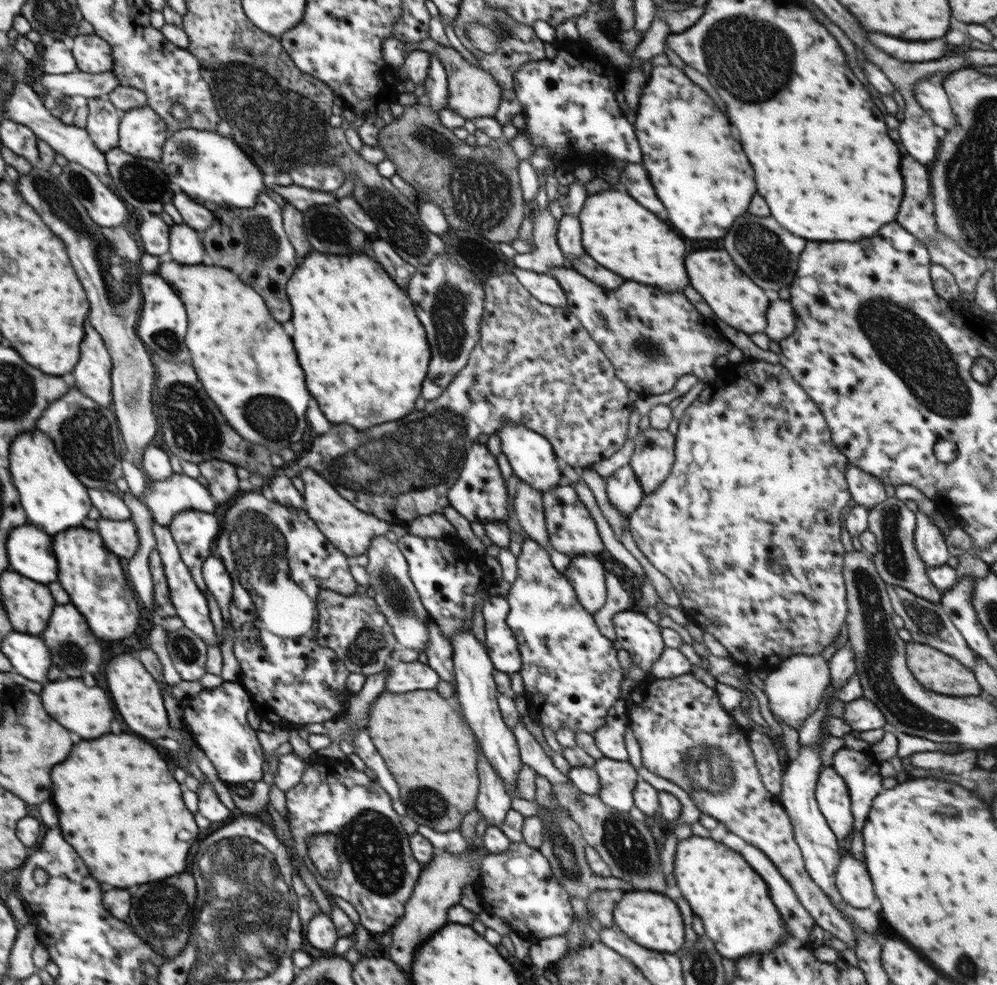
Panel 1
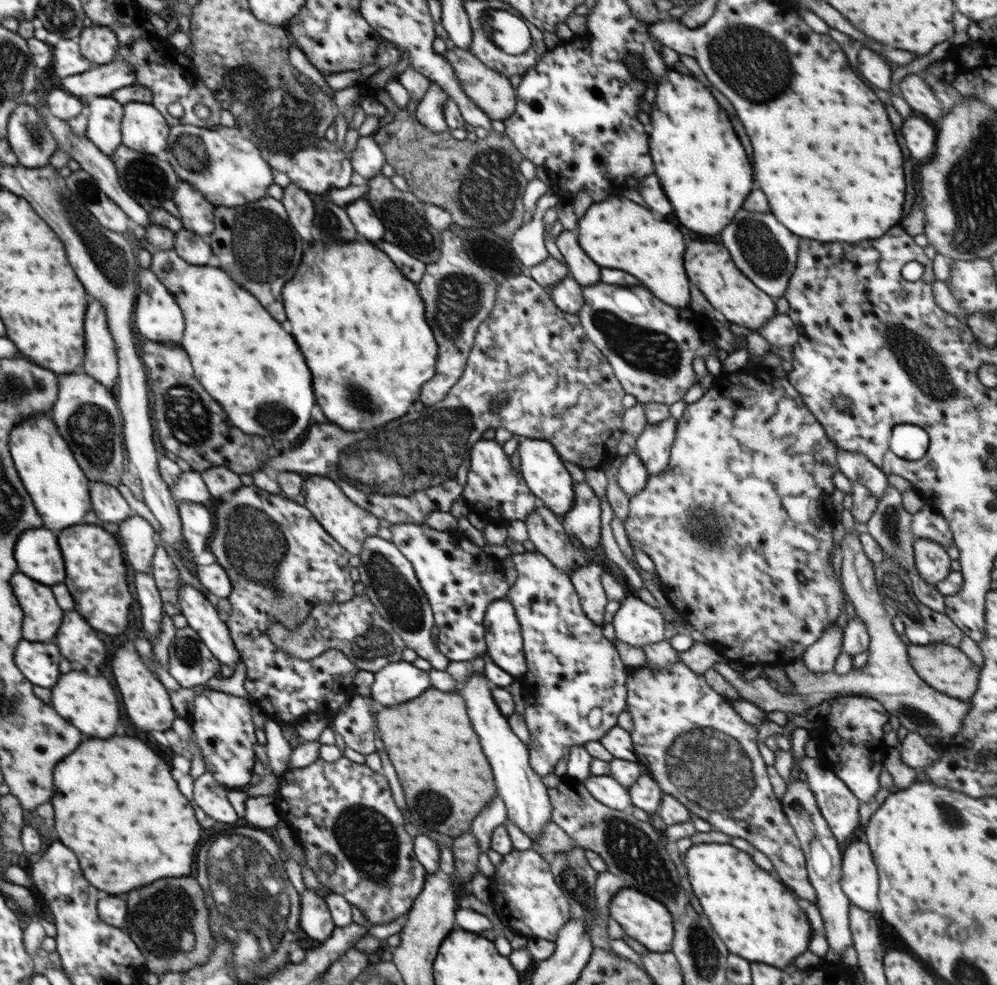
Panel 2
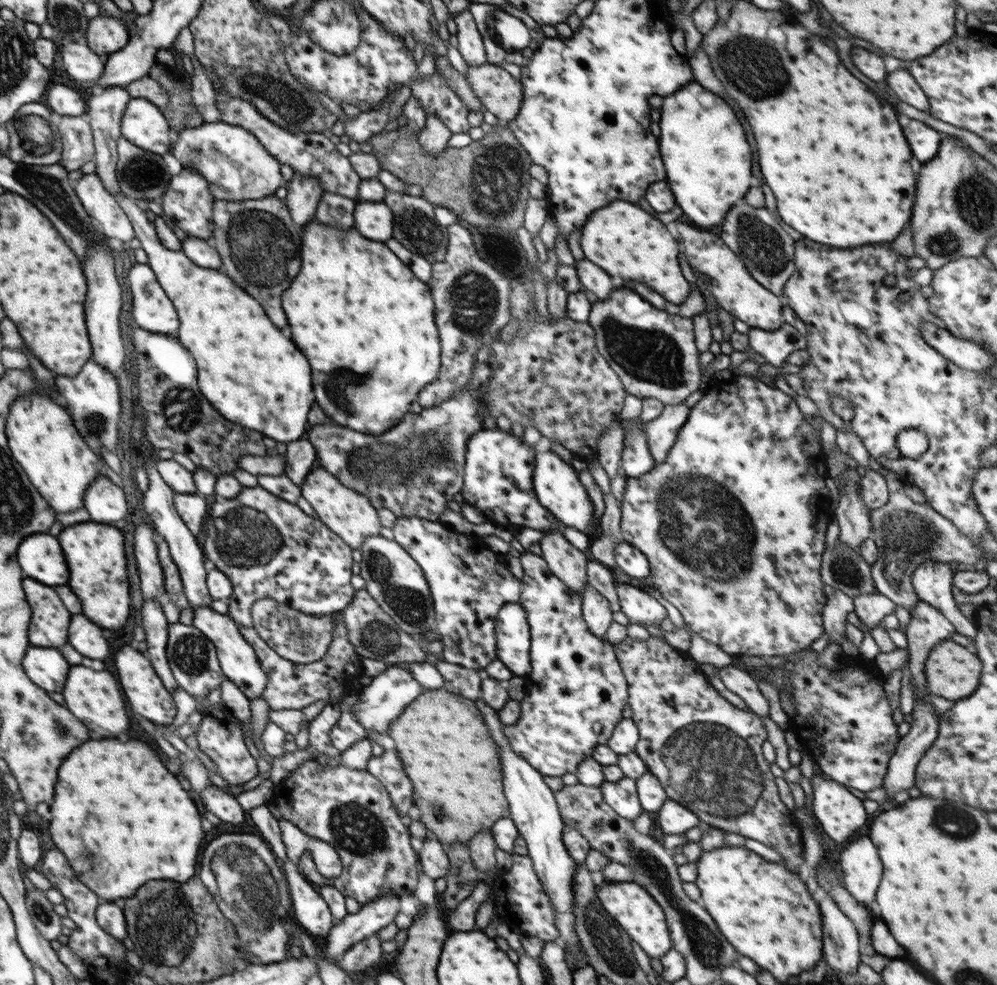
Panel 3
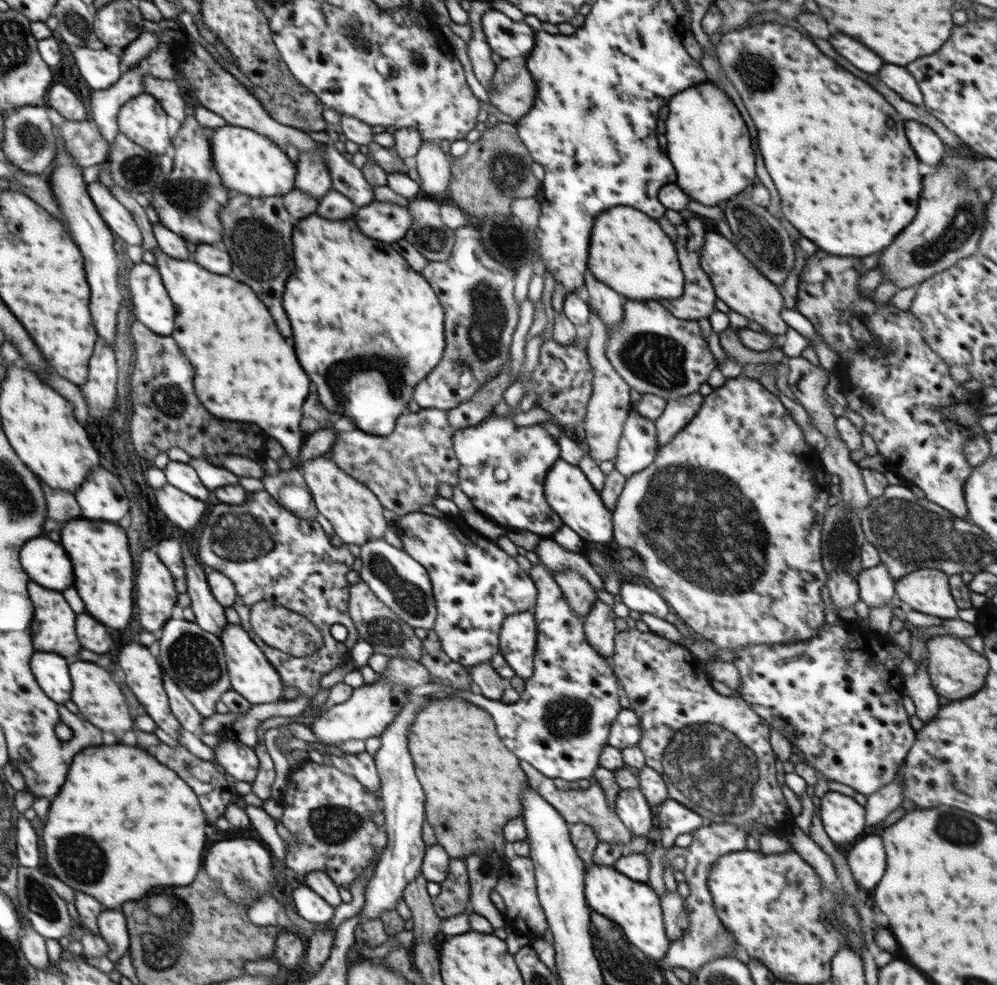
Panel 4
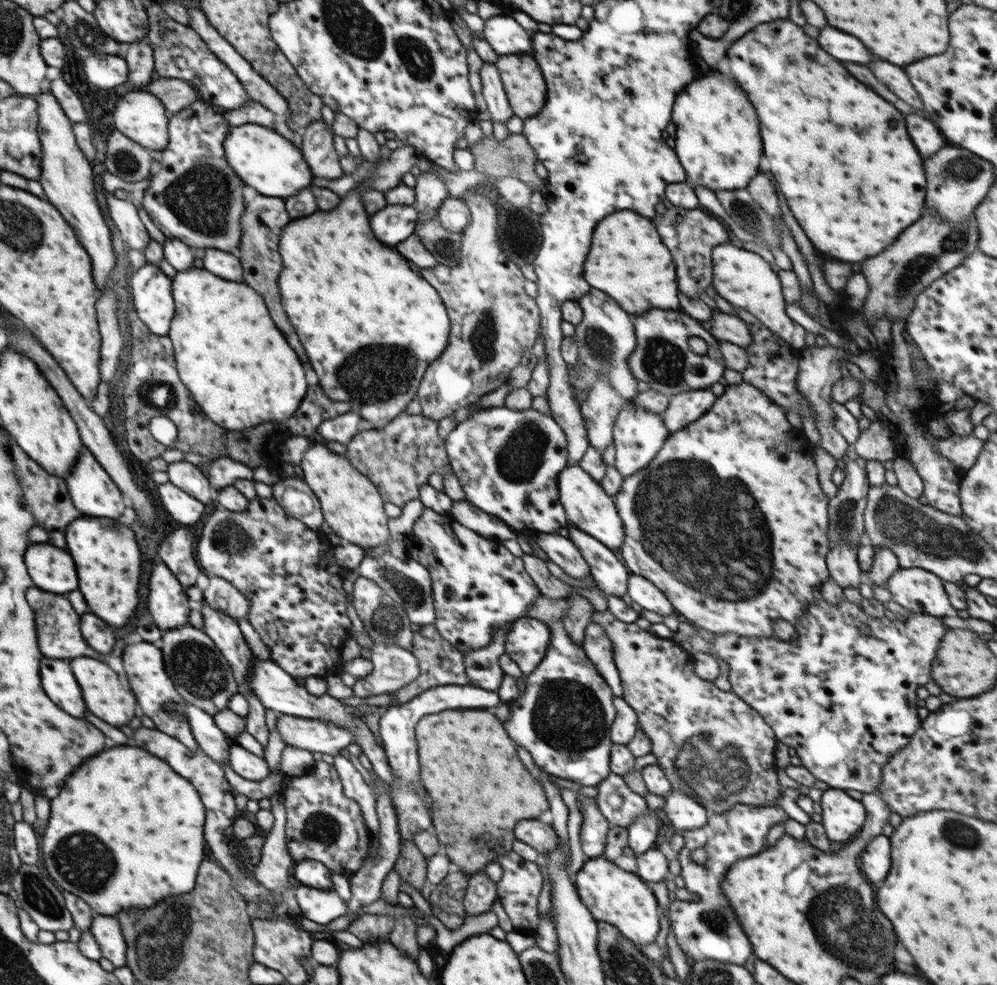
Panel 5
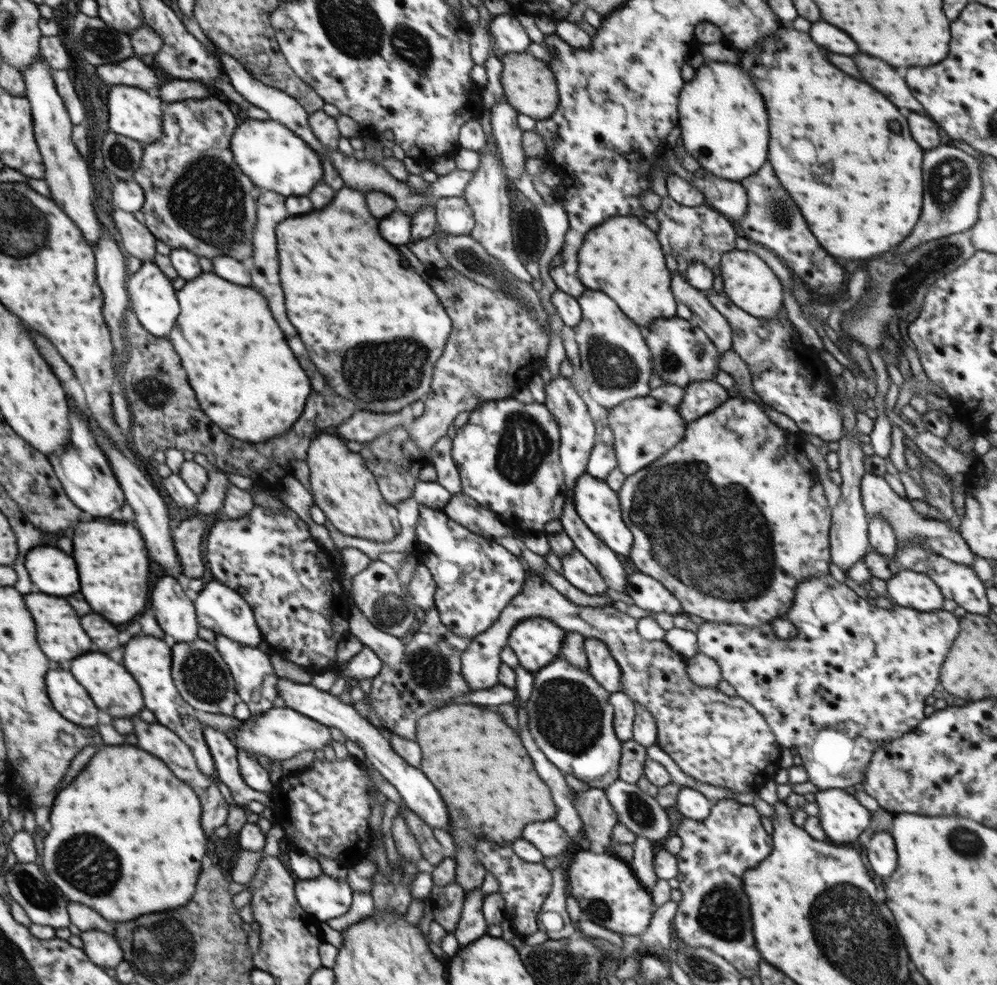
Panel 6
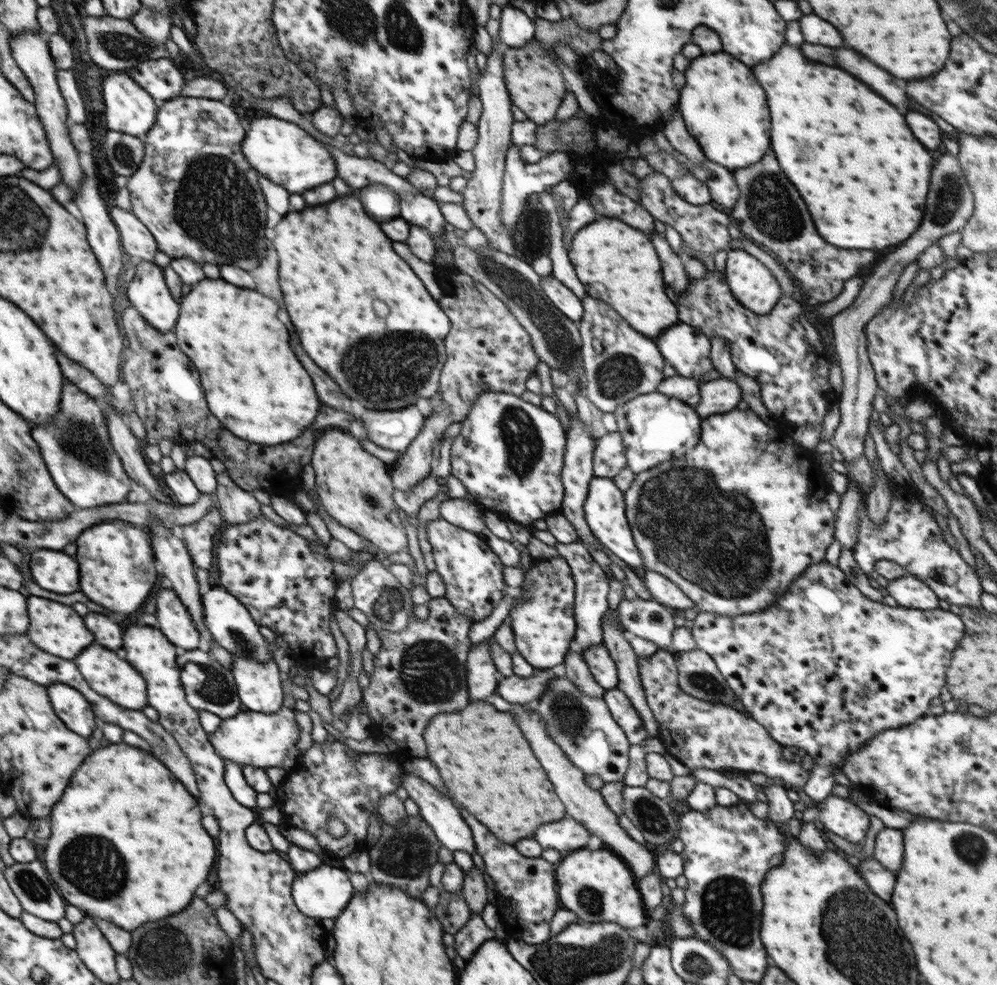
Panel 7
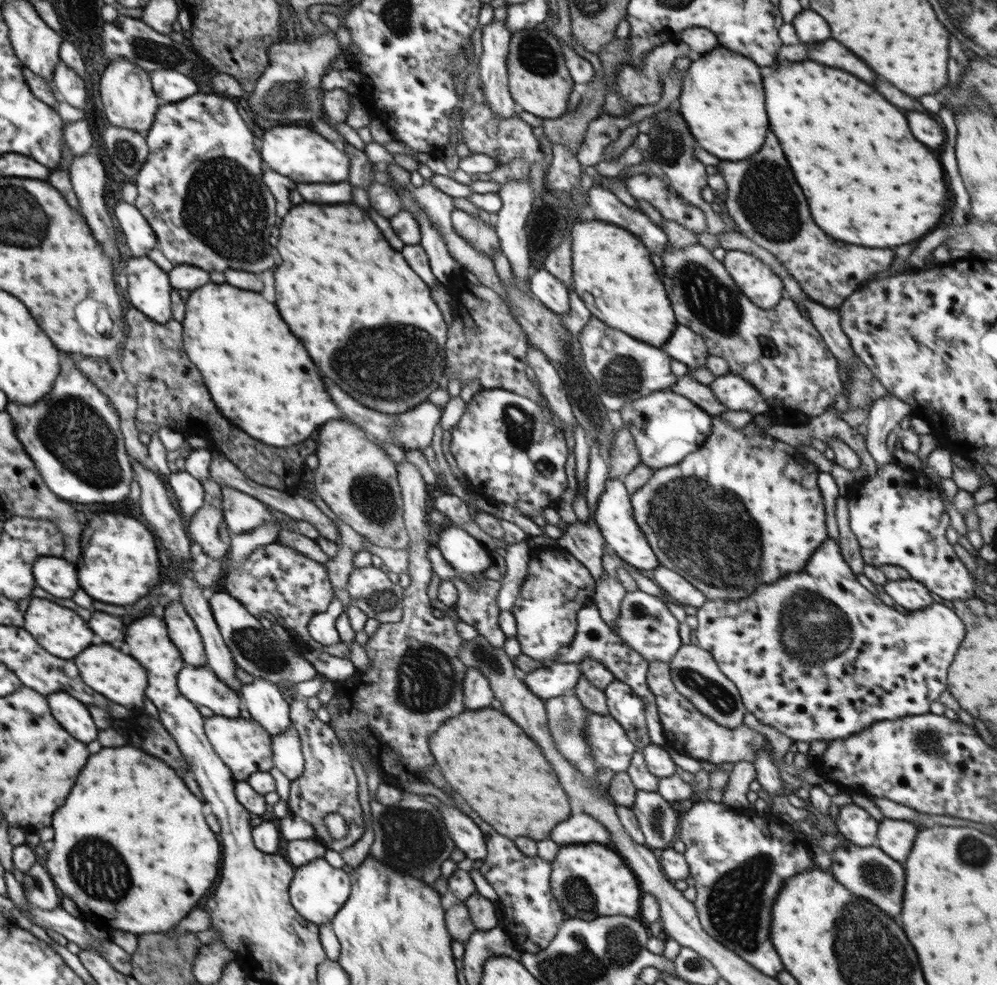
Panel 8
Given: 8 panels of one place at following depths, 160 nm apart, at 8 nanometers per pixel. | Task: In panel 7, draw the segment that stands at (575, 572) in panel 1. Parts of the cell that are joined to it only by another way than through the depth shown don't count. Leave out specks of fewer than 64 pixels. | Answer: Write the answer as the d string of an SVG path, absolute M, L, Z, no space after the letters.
M604 644L592 646L590 649L583 651L582 654L599 686L602 686L605 691L612 690L618 686L619 677L616 664Z

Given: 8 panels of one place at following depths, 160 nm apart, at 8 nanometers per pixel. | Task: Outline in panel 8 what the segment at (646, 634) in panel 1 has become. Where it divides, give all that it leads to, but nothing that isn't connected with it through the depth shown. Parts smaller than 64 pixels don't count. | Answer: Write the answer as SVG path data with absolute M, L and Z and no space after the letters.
M659 565L653 572L654 582L671 601L698 609L707 601L706 595L701 590L698 590L691 582L688 582L688 579L676 571Z

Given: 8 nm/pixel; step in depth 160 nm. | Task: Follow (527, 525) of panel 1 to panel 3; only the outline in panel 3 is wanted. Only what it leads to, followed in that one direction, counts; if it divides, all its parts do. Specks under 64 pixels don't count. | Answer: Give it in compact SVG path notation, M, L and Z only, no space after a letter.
M563 528L544 530L545 535L539 541L543 552L541 557L547 562L556 578L571 590L582 594L587 585L587 564L591 556L566 541L562 535Z

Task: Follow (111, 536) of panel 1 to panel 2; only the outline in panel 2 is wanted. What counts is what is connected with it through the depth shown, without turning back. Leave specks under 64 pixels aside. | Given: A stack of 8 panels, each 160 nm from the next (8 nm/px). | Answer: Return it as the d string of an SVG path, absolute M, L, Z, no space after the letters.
M138 514L122 522L118 534L127 559L136 572L152 571L156 545L156 533L150 522Z

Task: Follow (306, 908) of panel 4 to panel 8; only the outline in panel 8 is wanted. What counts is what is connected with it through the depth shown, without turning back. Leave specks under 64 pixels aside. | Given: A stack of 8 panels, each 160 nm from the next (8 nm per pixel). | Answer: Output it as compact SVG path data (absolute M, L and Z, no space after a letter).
M324 857L315 858L294 871L289 886L290 904L296 912L318 926L327 925L348 900L351 893L351 878L343 869L334 868Z

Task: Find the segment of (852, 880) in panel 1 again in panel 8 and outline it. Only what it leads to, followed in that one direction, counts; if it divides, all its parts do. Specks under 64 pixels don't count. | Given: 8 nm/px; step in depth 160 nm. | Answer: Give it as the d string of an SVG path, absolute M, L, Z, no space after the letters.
M885 818L879 822L876 846L898 862L905 862L915 845L919 829L914 823L905 820Z

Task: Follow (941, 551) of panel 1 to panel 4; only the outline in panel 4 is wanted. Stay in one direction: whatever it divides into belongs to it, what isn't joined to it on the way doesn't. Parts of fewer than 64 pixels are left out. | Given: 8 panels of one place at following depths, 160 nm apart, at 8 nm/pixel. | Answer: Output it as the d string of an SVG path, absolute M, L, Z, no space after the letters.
M913 570L895 582L895 591L907 609L942 619L958 618L960 608L952 596L949 576L941 570Z

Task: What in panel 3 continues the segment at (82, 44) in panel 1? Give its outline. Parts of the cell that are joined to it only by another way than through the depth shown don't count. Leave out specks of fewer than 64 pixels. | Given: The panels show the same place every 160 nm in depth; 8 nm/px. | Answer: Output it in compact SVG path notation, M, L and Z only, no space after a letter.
M100 14L89 19L87 45L101 57L118 52L129 43L131 32L124 21L111 15Z

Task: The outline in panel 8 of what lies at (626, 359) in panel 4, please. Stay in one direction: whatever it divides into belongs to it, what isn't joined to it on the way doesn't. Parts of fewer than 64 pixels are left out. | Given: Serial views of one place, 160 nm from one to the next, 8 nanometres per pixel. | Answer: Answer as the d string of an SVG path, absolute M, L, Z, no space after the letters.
M677 325L663 349L672 359L686 364L690 369L705 366L710 356L704 339L696 334L696 331L684 325Z

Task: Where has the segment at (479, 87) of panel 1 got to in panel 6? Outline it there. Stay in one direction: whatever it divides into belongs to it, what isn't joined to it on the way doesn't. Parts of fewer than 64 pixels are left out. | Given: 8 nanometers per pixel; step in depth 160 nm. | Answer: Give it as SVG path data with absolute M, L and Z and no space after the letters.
M529 51L506 53L501 57L501 61L503 62L501 85L503 86L505 100L519 114L526 114L536 121L550 118L558 108L560 97L556 77L549 64L536 58Z

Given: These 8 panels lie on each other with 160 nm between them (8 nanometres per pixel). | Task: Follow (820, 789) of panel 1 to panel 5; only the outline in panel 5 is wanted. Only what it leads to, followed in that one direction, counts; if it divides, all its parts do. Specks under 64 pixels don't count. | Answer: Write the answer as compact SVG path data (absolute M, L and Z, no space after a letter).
M829 788L820 800L822 826L834 842L852 840L861 831L867 810L861 800L851 798L846 791Z

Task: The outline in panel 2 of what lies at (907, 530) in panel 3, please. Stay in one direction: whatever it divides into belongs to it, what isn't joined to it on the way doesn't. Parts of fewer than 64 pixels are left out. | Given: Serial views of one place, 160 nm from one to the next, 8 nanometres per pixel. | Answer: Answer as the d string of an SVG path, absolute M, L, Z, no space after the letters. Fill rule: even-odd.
M926 504L913 514L910 530L914 538L933 540L946 549L954 541L948 521L936 509ZM885 556L878 564L875 564L875 577L880 596L886 605L897 610L897 616L903 620L905 635L911 644L924 646L930 643L942 643L959 648L961 640L965 636L963 630L958 628L948 615L930 610L918 600L913 592L909 572L899 563L898 559Z

